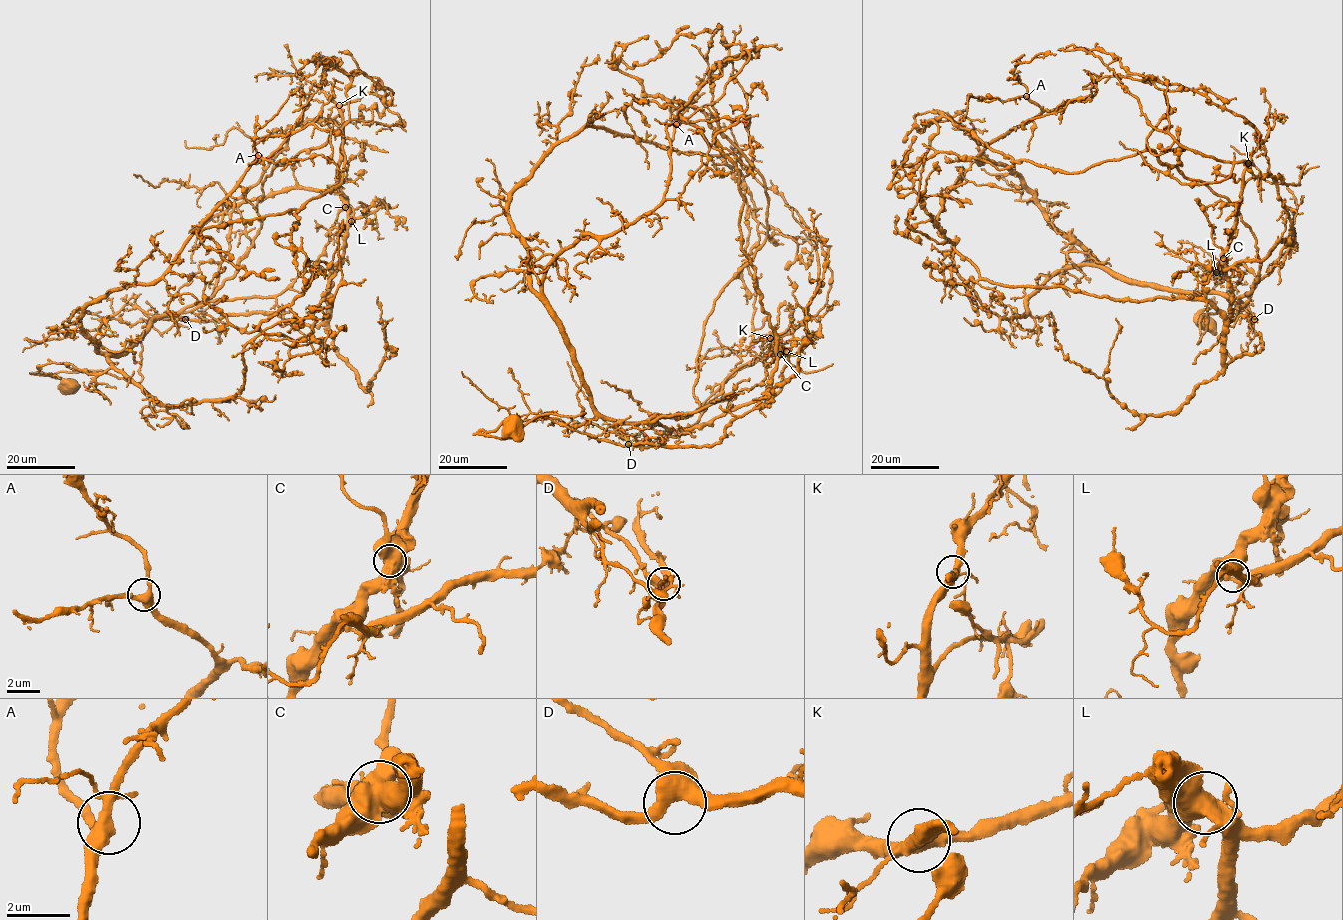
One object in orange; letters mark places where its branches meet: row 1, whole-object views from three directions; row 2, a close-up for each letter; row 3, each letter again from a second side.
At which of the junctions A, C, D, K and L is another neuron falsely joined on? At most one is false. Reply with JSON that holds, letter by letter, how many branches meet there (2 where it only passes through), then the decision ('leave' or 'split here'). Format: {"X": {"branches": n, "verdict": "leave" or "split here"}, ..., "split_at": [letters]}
{"A": {"branches": 5, "verdict": "leave"}, "C": {"branches": 4, "verdict": "split here"}, "D": {"branches": 3, "verdict": "leave"}, "K": {"branches": 4, "verdict": "leave"}, "L": {"branches": 5, "verdict": "leave"}, "split_at": ["C"]}

